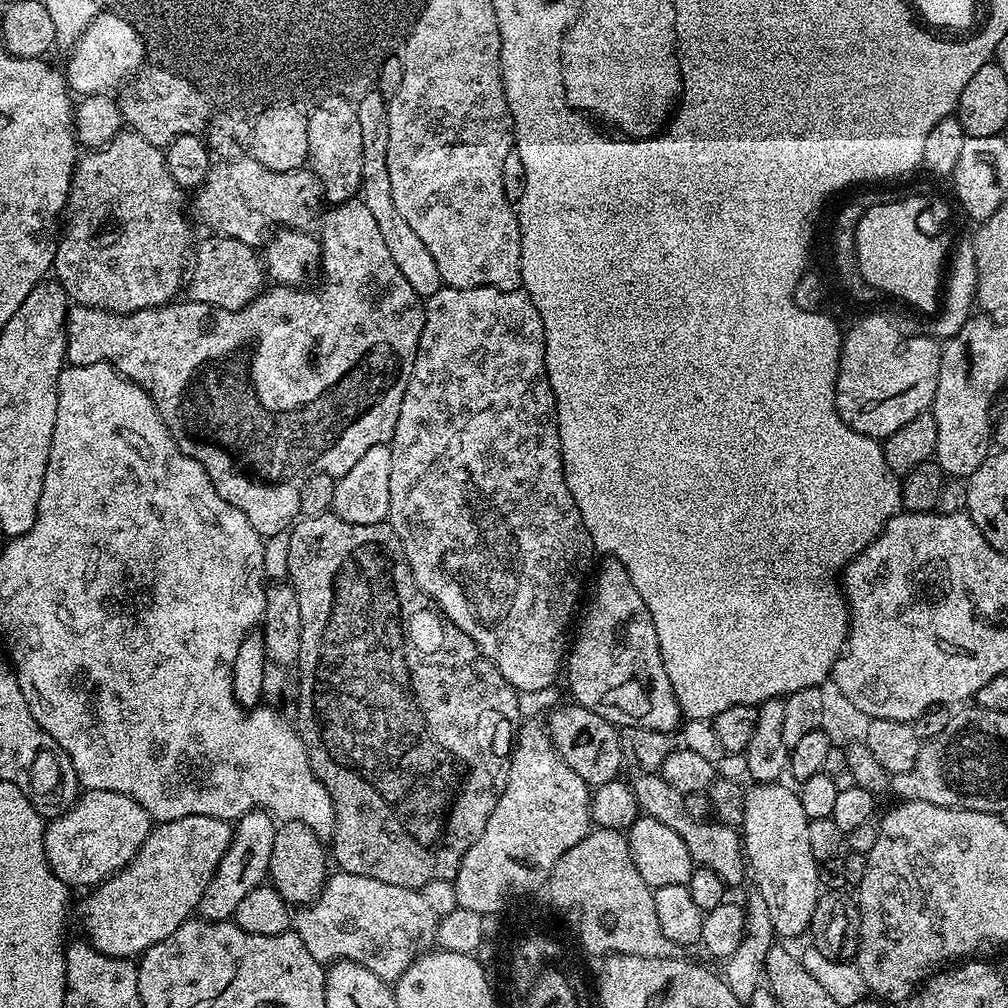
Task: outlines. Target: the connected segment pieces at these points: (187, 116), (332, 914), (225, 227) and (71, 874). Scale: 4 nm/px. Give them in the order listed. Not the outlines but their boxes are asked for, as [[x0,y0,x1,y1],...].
[[119,66,208,148],[294,870,437,982],[194,156,323,247],[44,790,153,889]]

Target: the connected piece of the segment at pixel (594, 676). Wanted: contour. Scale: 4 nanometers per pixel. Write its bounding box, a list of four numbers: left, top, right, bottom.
[566,558,682,733]

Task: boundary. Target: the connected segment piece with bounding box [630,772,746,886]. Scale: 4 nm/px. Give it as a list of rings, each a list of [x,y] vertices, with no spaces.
[[[642,772],[633,775],[630,780],[632,793],[638,802],[641,813],[658,818],[658,822],[666,822],[686,842],[686,846],[692,855],[693,865],[701,868],[714,870],[724,879],[725,885],[740,884],[746,880],[746,857],[744,855],[744,842],[741,833],[733,825],[711,822],[712,824],[703,824],[700,820],[695,820],[688,813],[685,796],[670,782],[663,780],[661,776],[654,772]]]

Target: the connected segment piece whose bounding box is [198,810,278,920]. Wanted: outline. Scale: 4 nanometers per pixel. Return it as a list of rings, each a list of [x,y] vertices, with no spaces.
[[[253,810],[235,821],[232,830],[232,841],[218,862],[218,870],[212,876],[206,894],[200,899],[199,915],[205,920],[232,920],[238,905],[250,890],[261,887],[268,880],[270,854],[274,851],[274,834],[278,824],[273,817],[263,810]]]

